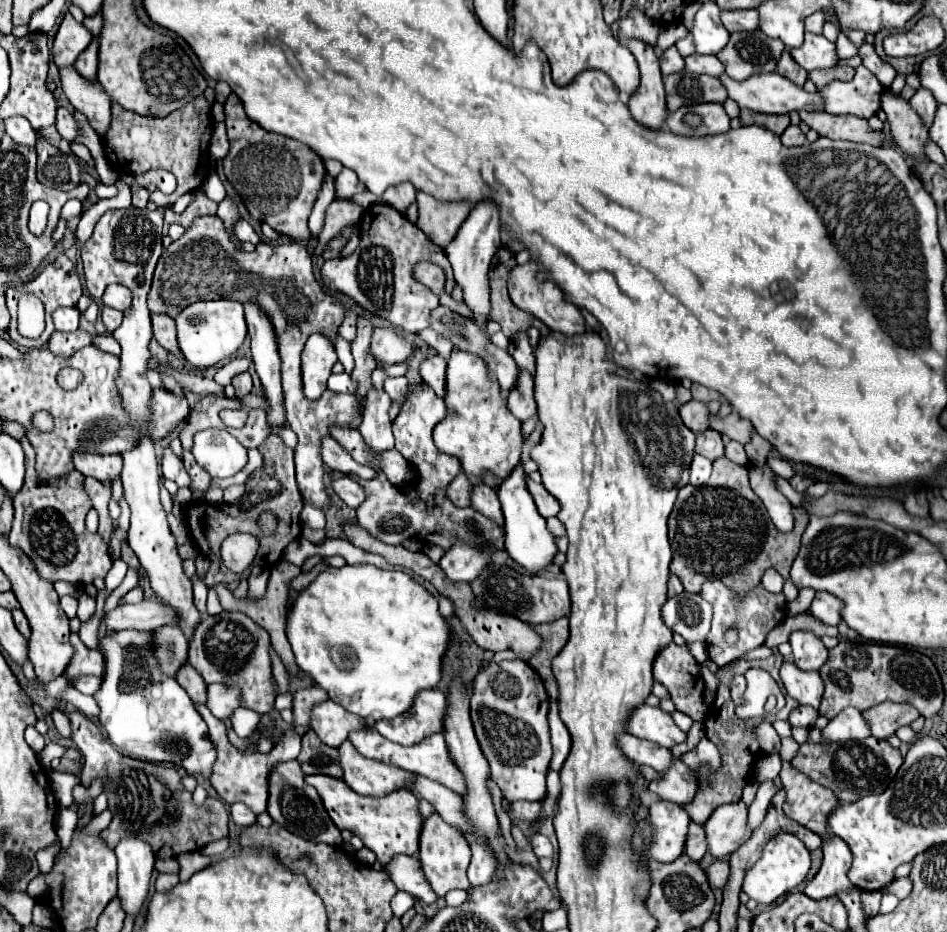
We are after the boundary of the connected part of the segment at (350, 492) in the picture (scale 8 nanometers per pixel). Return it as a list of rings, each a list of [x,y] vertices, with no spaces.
[[[347,476],[333,480],[333,488],[335,488],[337,496],[339,496],[347,506],[351,506],[351,508],[357,508],[357,506],[363,504],[363,500],[367,498],[365,488],[363,488],[359,482],[355,482],[355,480],[347,478]]]

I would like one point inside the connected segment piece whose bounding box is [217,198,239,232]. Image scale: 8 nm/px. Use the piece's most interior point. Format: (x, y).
(227, 212)

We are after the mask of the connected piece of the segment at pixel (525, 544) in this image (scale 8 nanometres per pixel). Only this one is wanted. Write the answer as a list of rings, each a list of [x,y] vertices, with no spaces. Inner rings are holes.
[[[521,464],[511,472],[509,478],[505,478],[501,482],[501,486],[497,488],[497,496],[503,508],[503,516],[505,516],[505,550],[507,554],[519,564],[523,566],[531,576],[537,576],[541,572],[547,570],[547,566],[553,564],[557,550],[555,544],[555,536],[549,532],[545,518],[537,512],[535,502],[525,486],[525,472],[521,468]]]

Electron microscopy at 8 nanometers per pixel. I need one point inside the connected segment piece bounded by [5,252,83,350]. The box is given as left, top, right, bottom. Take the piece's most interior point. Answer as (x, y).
(58, 284)

